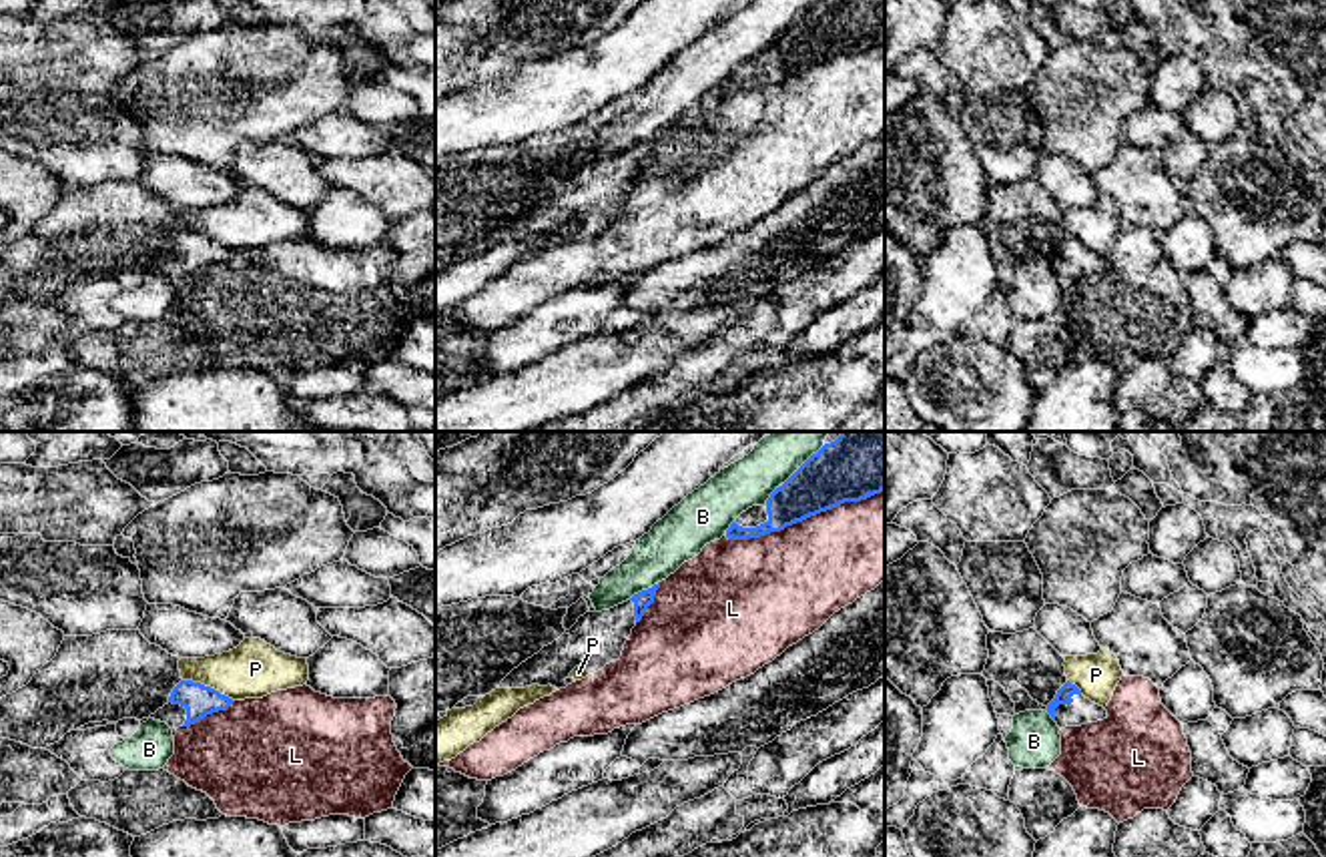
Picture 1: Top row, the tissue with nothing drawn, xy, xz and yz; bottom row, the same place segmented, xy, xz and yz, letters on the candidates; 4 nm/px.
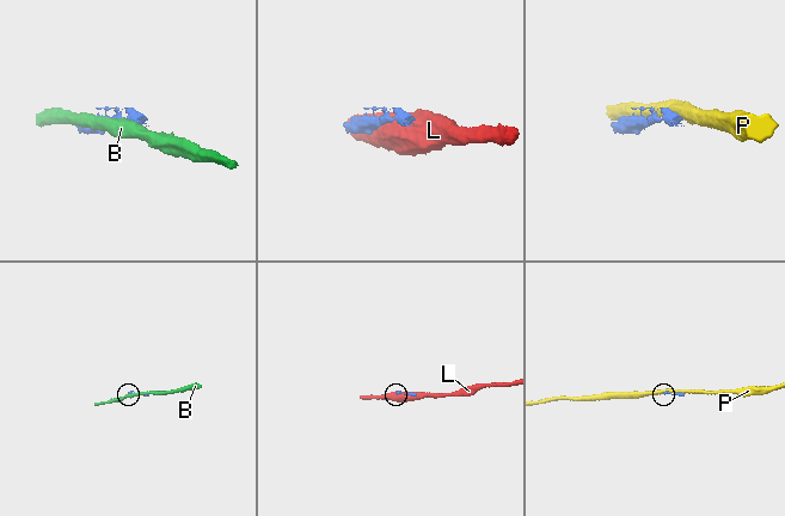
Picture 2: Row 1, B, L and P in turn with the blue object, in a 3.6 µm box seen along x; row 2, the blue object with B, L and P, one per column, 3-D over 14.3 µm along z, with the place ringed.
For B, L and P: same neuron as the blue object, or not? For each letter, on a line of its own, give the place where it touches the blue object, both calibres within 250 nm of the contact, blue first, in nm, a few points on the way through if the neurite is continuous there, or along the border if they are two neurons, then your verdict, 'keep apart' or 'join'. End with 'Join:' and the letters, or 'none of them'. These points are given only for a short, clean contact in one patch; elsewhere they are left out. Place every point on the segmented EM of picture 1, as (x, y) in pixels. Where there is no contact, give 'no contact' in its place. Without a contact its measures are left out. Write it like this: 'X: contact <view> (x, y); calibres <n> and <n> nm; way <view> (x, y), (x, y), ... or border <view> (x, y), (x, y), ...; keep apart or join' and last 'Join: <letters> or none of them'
B: contact xz (638, 593); calibres 70 and 200 nm; keep apart
L: contact xz (803, 518); calibres 260 and 400 nm; keep apart
P: contact xy (209, 687); calibres 130 and 220 nm; border xy (183, 679), (209, 685), (233, 701); keep apart
Join: none of them

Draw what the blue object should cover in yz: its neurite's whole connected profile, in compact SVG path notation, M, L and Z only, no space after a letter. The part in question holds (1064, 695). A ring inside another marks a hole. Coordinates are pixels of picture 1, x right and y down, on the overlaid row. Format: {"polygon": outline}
{"polygon": "M1069 680L1057 690L1055 698L1047 704L1047 712L1059 729L1081 727L1107 719L1107 710L1081 694Z"}

